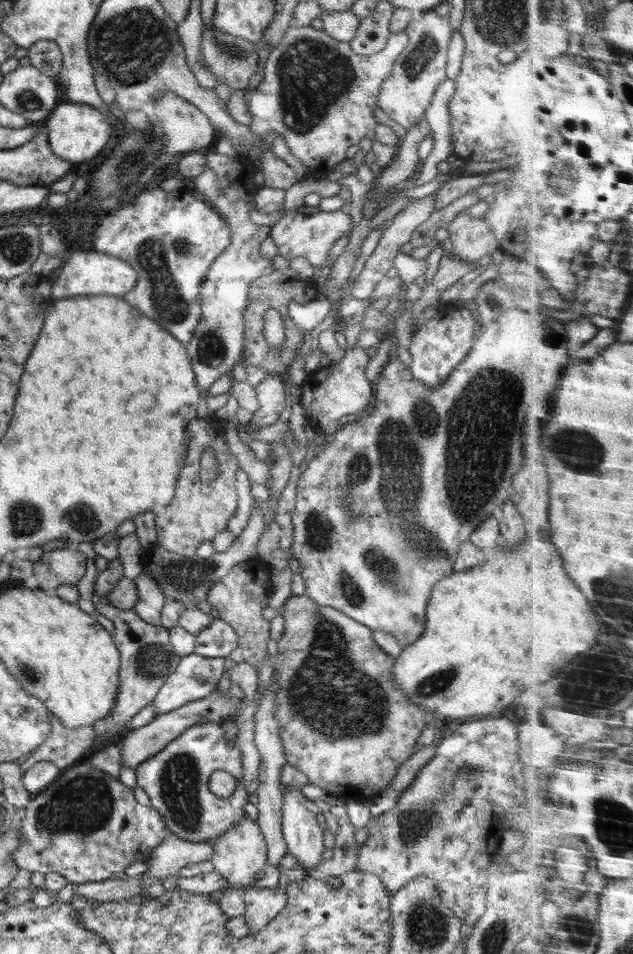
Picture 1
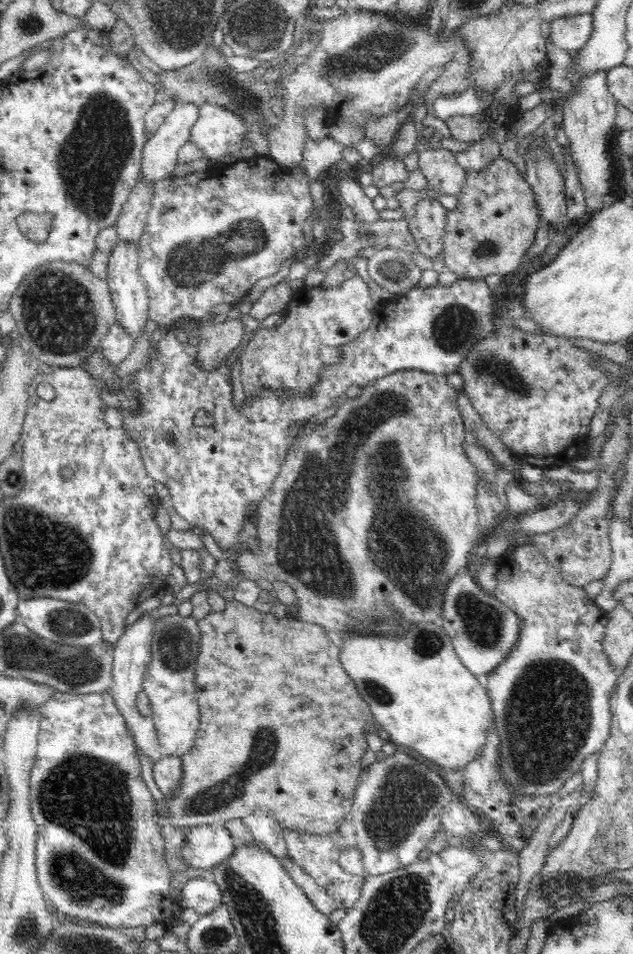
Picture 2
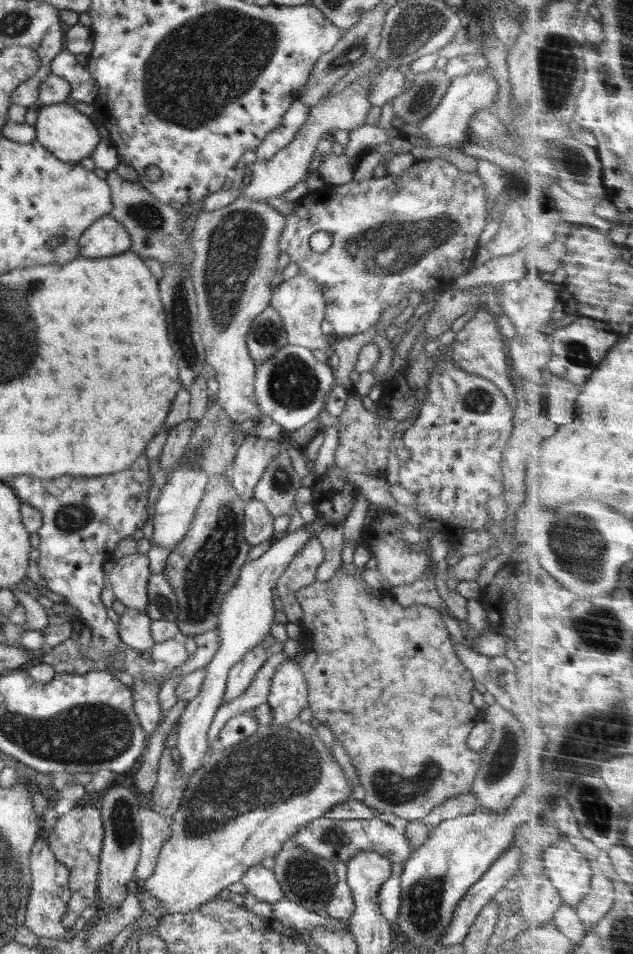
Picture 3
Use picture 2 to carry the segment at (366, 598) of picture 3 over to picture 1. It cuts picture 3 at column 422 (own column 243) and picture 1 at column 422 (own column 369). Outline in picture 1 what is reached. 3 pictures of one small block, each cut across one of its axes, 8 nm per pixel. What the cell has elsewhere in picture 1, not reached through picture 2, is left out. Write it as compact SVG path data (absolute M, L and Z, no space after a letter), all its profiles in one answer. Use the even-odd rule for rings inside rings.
M292 594L280 612L285 628L277 641L278 657L273 659L278 678L273 716L287 763L297 768L305 782L328 791L334 804L346 806L346 798L337 796L345 791L360 790L364 796L382 794L396 778L399 766L417 752L418 740L430 720L426 709L404 695L392 677L395 659L376 644L373 631L364 624L334 608L318 605L306 595Z

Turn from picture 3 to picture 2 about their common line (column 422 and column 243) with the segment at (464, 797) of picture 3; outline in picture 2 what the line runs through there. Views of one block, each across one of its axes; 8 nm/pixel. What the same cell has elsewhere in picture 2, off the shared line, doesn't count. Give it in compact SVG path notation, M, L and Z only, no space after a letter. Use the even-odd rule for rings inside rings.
M251 814L241 818L251 835L266 846L278 859L288 857L288 849L283 832L285 827L269 816Z

